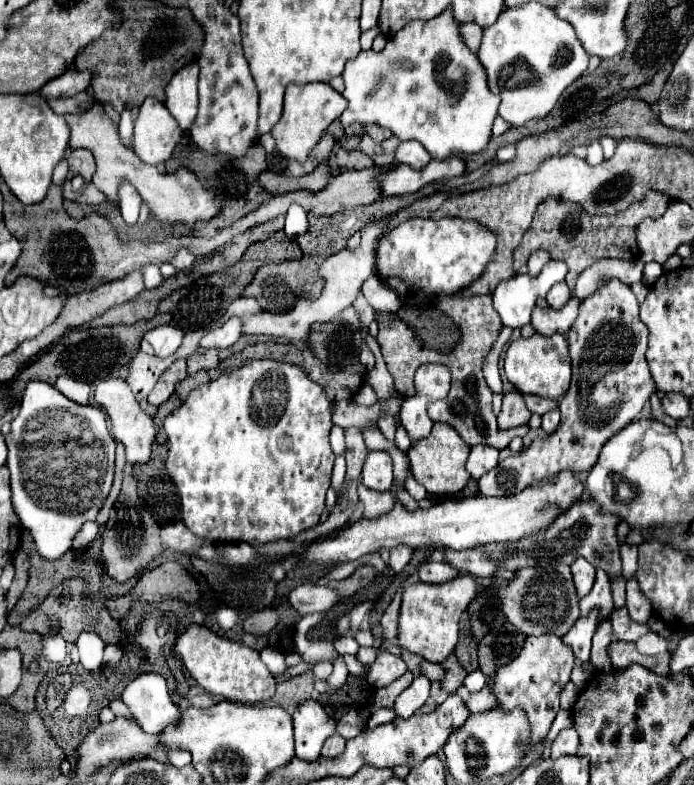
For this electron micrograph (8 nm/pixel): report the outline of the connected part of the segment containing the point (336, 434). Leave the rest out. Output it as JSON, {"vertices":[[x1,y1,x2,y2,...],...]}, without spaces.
{"vertices":[[332,427,332,433,330,433,330,445,332,445,332,451,336,455,340,455,344,451,344,429,340,427]]}

